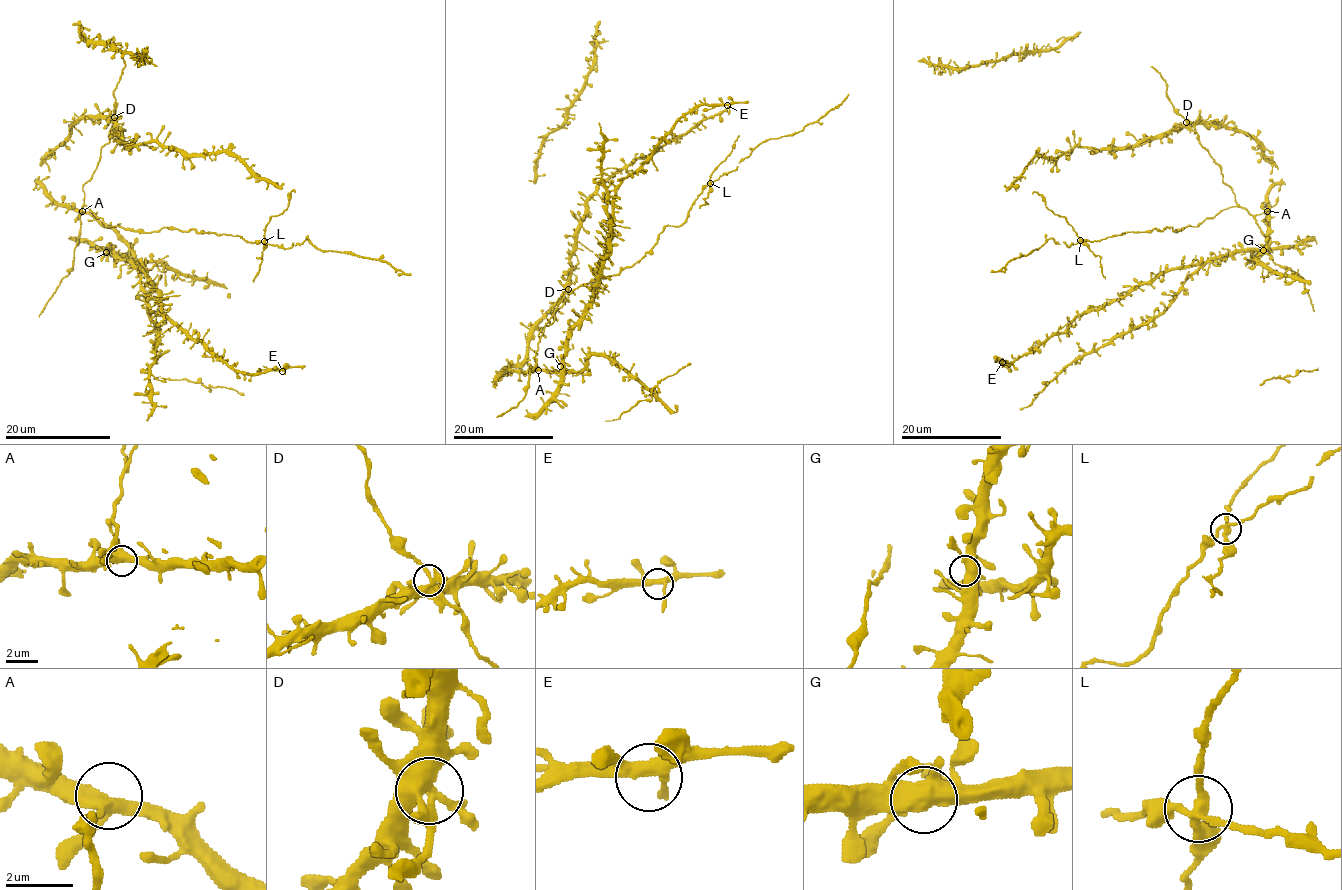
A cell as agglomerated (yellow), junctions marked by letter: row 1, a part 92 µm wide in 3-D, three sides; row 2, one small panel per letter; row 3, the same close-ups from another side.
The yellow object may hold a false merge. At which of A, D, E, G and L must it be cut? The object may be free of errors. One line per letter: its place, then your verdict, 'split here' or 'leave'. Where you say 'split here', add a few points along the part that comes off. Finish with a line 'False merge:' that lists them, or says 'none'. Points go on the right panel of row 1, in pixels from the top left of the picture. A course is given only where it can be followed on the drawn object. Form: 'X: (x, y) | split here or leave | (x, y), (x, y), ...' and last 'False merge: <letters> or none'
A: (1267, 211) | leave
D: (1186, 122) | leave
E: (1002, 362) | leave
G: (1263, 250) | leave
L: (1080, 240) | split here | (1080, 240), (1062, 216), (1055, 215), (1041, 196), (1032, 194)
False merge: L

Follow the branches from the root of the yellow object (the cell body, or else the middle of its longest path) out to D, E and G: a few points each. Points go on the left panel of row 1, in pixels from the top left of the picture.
D: (81, 209), (82, 187), (97, 166), (101, 148), (109, 142), (114, 117)
E: (81, 209), (115, 233), (110, 249), (146, 271), (160, 311), (191, 339), (234, 369), (282, 371)
G: (81, 209), (78, 215), (92, 213), (115, 233), (118, 240), (106, 252)

